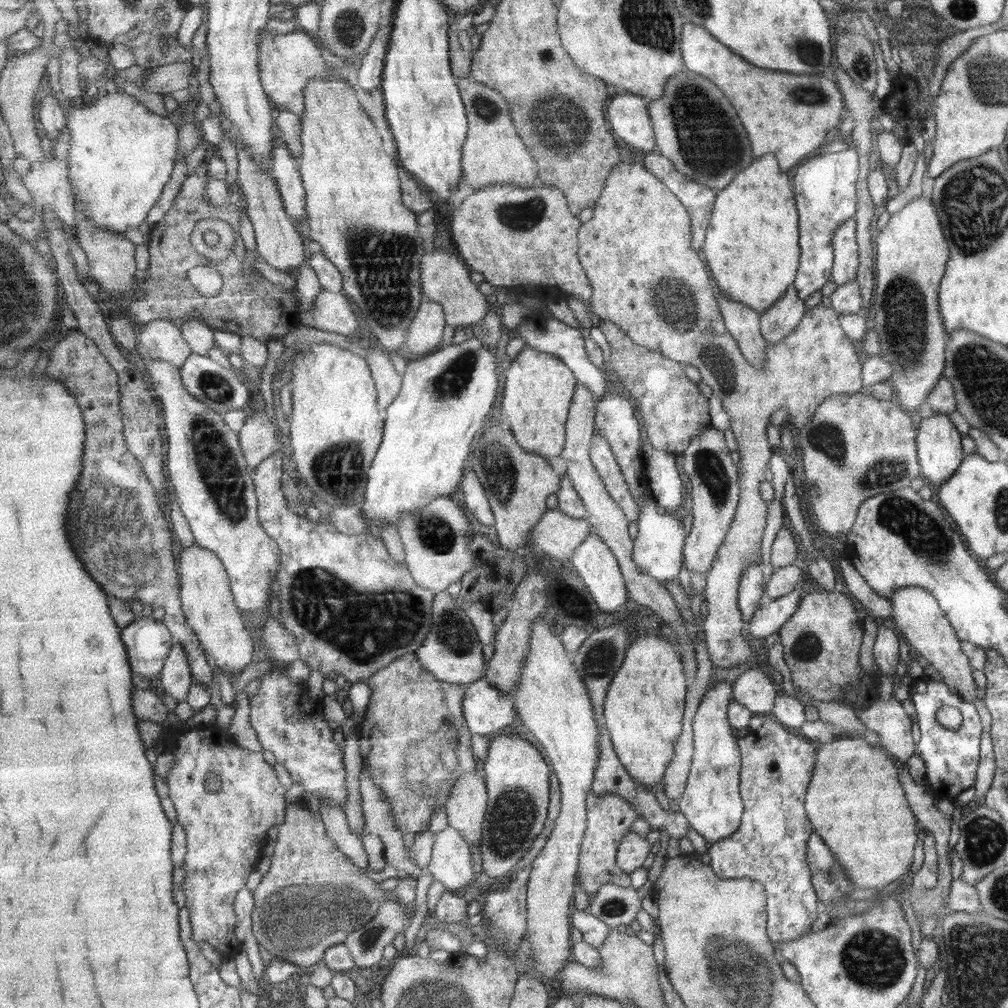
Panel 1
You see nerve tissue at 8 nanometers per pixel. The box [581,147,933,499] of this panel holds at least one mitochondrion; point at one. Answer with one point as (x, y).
(904, 316)

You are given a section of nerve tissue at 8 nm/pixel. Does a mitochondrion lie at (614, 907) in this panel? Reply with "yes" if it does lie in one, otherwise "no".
yes

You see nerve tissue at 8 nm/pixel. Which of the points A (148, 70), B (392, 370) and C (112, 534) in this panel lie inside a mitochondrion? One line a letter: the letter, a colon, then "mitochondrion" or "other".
A: other
B: other
C: mitochondrion

